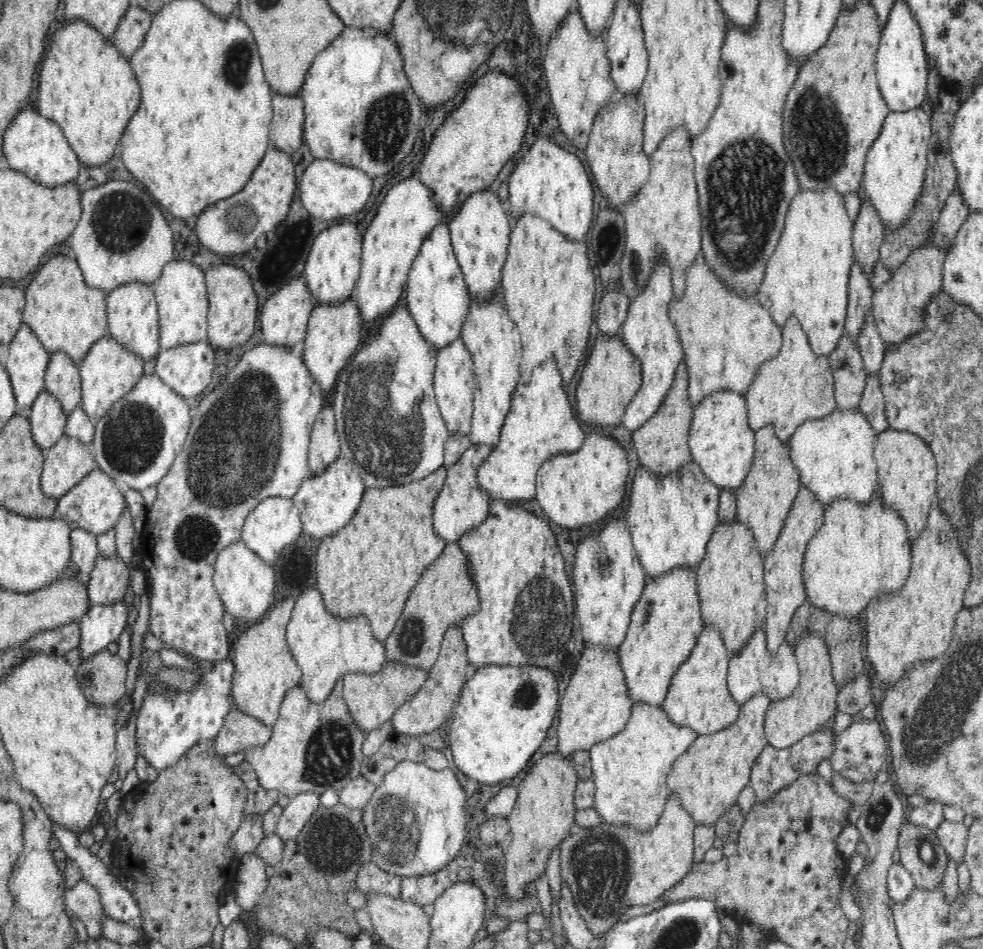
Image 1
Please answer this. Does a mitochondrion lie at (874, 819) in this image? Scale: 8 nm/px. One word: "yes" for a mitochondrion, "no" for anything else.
yes

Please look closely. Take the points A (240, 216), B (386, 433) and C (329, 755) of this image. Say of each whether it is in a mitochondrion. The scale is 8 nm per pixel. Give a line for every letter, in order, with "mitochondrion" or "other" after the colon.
A: mitochondrion
B: mitochondrion
C: mitochondrion

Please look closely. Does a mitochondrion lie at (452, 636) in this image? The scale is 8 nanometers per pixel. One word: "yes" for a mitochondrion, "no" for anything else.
no

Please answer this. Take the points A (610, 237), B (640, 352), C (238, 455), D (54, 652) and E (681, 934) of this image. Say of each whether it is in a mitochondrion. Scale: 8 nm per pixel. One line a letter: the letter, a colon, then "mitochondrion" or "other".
A: mitochondrion
B: other
C: mitochondrion
D: other
E: mitochondrion

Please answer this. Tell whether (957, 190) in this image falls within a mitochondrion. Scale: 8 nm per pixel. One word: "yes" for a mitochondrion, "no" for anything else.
no

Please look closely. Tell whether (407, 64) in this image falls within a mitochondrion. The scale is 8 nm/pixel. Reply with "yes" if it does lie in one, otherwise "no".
no

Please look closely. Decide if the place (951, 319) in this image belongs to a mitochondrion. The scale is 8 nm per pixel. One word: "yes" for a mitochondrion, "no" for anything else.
yes

